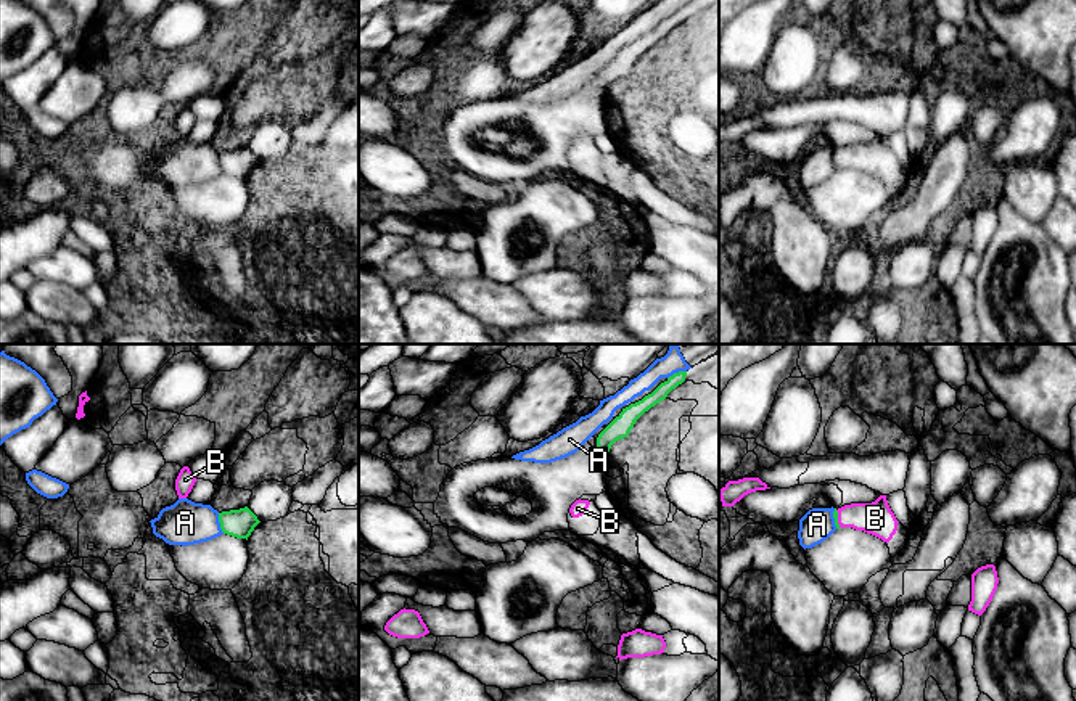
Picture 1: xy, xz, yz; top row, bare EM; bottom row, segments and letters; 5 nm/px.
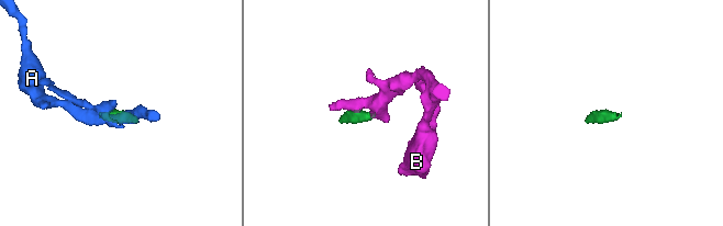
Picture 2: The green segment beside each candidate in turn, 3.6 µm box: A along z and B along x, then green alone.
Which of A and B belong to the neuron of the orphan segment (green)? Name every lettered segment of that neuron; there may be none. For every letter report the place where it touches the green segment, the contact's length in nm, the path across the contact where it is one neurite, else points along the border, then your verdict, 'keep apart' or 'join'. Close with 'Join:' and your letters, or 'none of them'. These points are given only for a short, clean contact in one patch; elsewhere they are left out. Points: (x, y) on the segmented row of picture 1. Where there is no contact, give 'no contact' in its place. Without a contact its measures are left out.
A: meets green in xy at (219, 521); contact 110 nm long; keep apart
B: meets green in yz at (837, 518); contact 90 nm long; runs through yz (835, 513), (837, 518), (875, 518); join
Join: B

